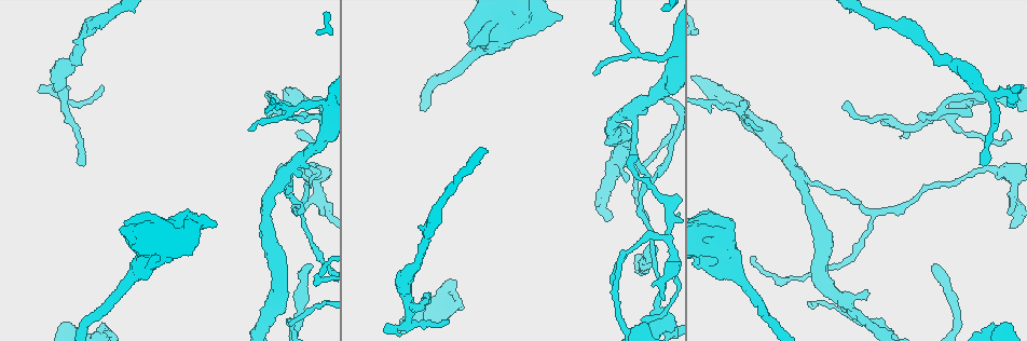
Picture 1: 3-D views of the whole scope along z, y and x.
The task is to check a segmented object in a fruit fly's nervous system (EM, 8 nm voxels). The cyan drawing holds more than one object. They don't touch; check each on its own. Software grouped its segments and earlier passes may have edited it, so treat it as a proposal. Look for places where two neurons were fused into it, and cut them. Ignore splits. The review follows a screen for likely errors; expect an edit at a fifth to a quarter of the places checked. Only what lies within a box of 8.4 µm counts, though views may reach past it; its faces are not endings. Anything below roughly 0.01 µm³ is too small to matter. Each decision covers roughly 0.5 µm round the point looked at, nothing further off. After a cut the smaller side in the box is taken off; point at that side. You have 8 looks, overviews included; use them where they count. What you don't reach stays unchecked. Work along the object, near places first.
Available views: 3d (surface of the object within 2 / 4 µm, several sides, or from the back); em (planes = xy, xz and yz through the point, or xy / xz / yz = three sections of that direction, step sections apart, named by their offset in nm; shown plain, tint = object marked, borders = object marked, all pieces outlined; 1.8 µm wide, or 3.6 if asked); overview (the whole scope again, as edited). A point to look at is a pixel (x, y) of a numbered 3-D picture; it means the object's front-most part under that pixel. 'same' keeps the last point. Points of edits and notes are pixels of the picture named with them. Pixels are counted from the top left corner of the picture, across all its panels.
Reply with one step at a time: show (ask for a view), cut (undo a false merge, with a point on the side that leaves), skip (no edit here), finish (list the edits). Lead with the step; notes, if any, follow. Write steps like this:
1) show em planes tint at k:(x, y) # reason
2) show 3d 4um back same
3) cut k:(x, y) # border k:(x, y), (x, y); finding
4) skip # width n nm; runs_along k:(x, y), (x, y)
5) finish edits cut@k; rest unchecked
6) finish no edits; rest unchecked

show 3d 4um at 1:(667, 238) # a fork

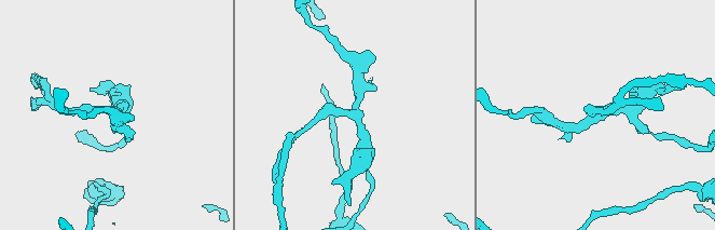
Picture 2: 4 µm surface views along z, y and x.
show em planes tint at 2:(599, 115) # arms 3

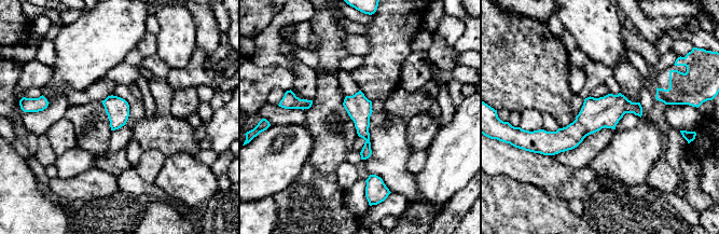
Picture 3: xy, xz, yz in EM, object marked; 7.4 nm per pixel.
skip # runs_along 3:(639, 109), (541, 138); continuous, no second neuron

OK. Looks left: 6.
show 3d 2um at 1:(636, 176) # a narrow waist

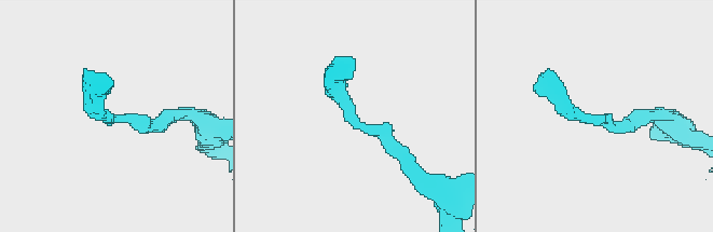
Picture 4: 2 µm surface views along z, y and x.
show em 3.6um xy step 4 tint at 4:(115, 118) # now the EM

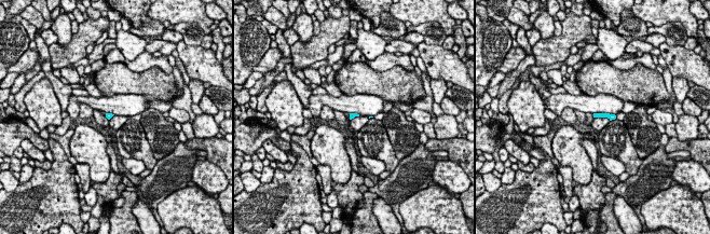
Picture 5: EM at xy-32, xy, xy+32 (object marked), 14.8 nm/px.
show em 3.6um planes tint same # cut it another way

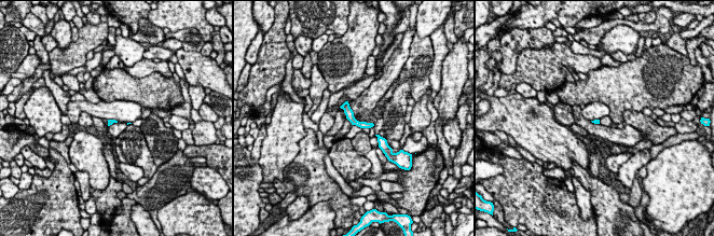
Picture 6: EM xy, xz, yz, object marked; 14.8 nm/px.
skip # width 60 nm; runs_along 6:(345, 105), (357, 123), (369, 125); all the same neuron

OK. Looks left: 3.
show 3d 2um at 1:(632, 119) # a fork

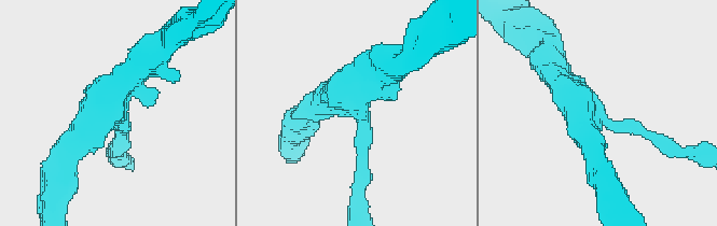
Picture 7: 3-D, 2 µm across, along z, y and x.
show em xy step 8 tint at 7:(355, 109) # arms 3

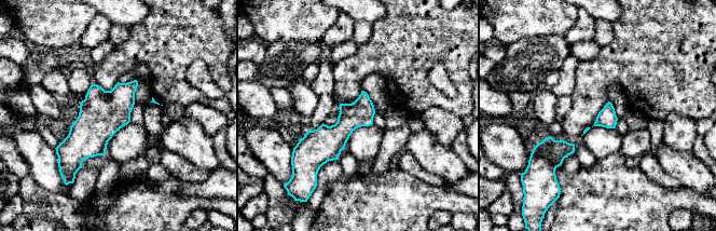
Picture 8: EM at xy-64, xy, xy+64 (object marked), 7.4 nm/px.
skip # width 140 nm; one neuron here

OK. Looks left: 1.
finish no edits; rest unchecked

